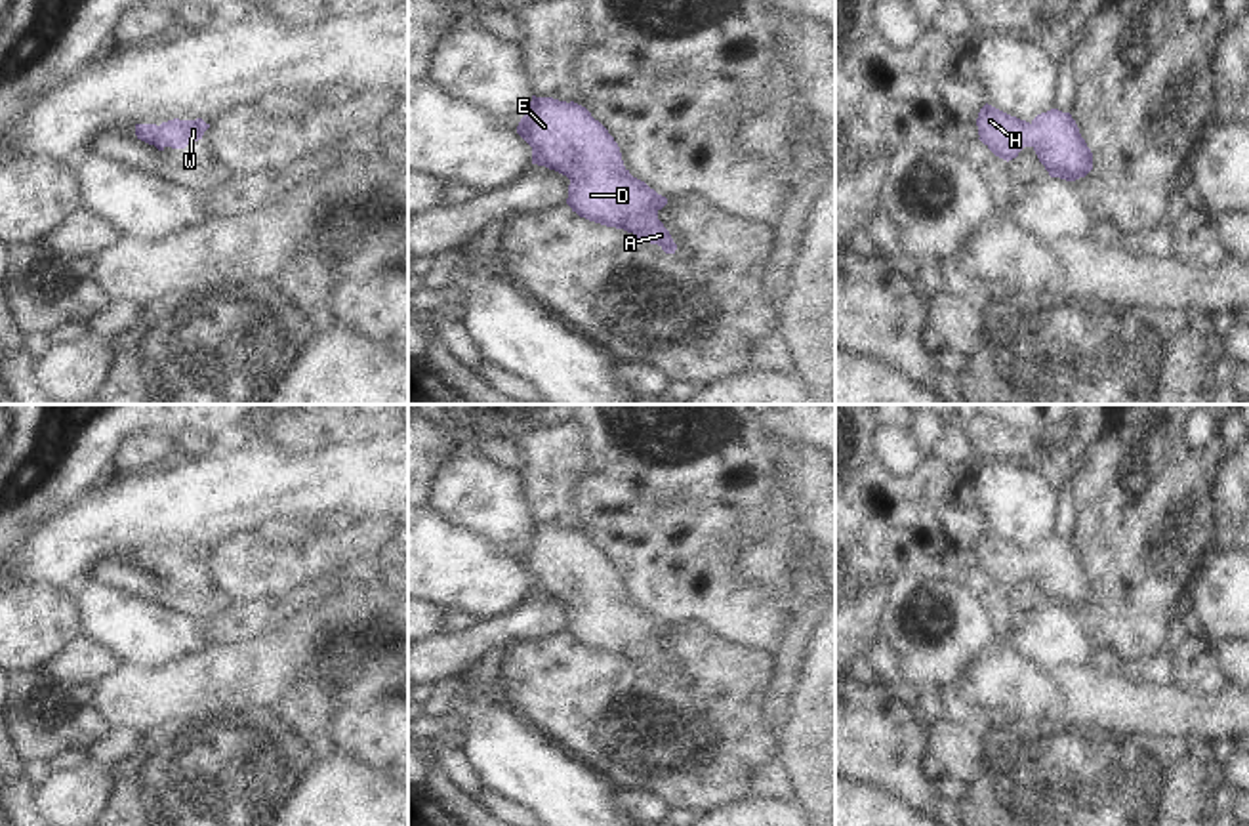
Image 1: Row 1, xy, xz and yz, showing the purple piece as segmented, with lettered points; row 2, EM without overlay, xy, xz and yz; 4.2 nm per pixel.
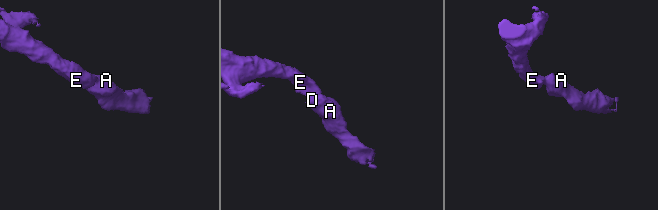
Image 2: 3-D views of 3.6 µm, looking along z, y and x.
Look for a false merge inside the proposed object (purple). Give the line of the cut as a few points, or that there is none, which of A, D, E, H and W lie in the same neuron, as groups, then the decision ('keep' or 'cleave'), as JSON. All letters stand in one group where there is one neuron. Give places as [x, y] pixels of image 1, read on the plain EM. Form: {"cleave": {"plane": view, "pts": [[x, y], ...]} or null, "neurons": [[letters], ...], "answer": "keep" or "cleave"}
{"cleave": null, "neurons": [["A", "D", "E", "H", "W"]], "answer": "keep"}

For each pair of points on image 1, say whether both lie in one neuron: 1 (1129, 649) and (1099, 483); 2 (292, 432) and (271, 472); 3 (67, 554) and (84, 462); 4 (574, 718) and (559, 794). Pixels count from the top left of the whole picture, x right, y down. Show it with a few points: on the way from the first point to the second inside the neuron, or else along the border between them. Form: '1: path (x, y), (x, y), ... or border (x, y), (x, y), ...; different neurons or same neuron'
1: path (1129, 607), (1122, 599), (1118, 582), (1118, 525); same neuron
2: border (267, 437), (290, 451), (317, 453), (330, 447); different neurons
3: border (113, 472), (82, 489), (44, 521); different neurons
4: border (532, 725), (605, 777); different neurons

